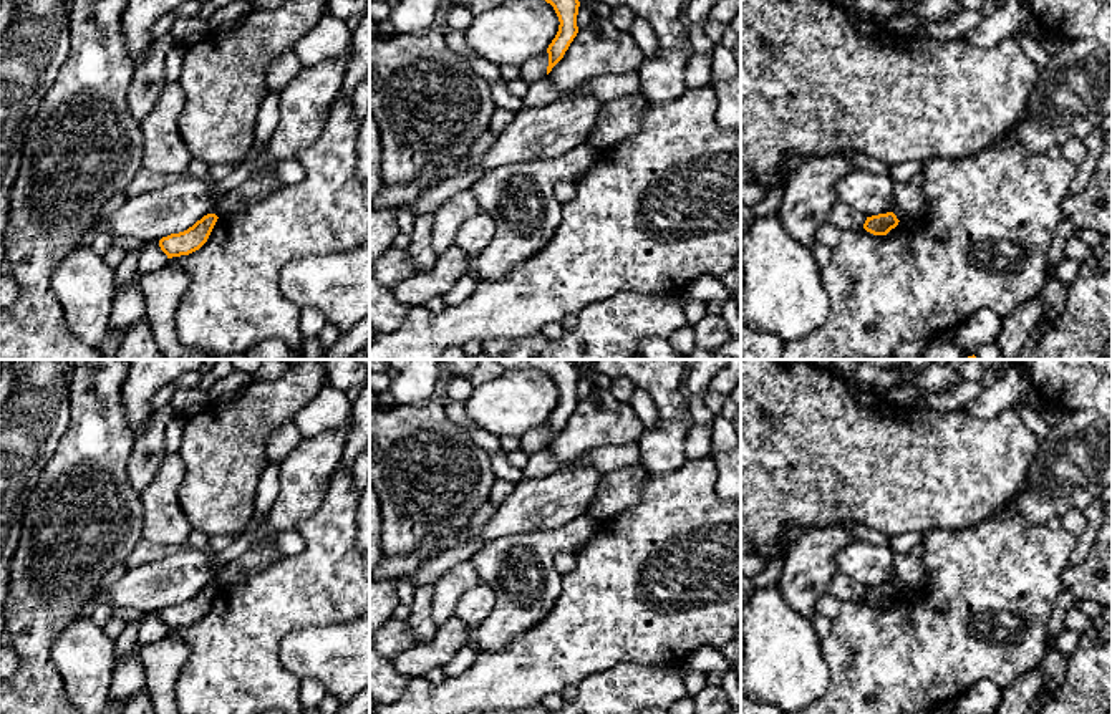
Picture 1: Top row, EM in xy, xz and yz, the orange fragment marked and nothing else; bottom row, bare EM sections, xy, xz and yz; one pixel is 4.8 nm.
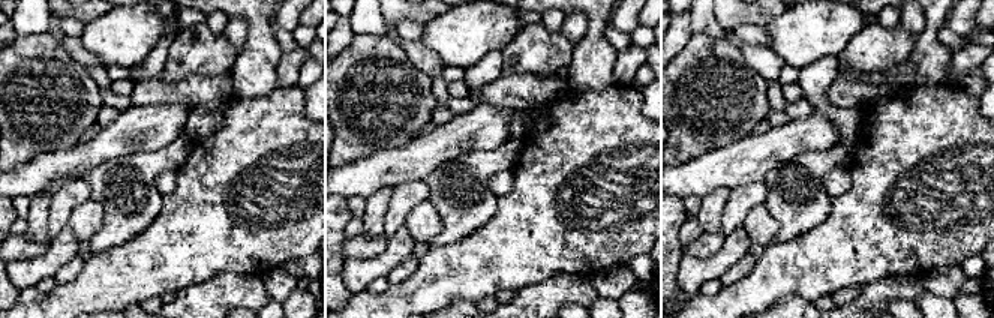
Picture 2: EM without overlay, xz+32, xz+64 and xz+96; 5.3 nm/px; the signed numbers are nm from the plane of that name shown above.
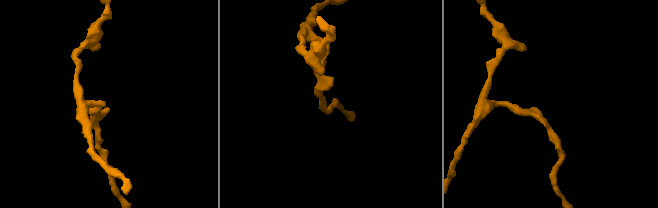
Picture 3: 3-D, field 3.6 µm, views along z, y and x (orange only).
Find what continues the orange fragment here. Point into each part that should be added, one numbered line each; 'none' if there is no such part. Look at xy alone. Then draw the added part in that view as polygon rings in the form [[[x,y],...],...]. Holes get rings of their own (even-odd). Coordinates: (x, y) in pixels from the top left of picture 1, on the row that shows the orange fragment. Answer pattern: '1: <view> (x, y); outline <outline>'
none

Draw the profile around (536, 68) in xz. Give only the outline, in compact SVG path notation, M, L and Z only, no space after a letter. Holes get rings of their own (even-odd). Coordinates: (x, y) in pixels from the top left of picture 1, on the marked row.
M545 51L529 60L525 65L522 65L519 78L527 83L534 83L542 78L547 78L547 66L549 66L549 53Z

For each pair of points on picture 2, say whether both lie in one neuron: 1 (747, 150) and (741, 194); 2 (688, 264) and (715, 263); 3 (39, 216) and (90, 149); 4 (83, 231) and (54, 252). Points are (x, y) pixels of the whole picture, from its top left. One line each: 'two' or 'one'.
1: two
2: one
3: two
4: two

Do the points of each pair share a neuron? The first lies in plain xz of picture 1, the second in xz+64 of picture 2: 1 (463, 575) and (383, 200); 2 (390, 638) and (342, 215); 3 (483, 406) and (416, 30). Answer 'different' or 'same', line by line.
1: different
2: different
3: different

